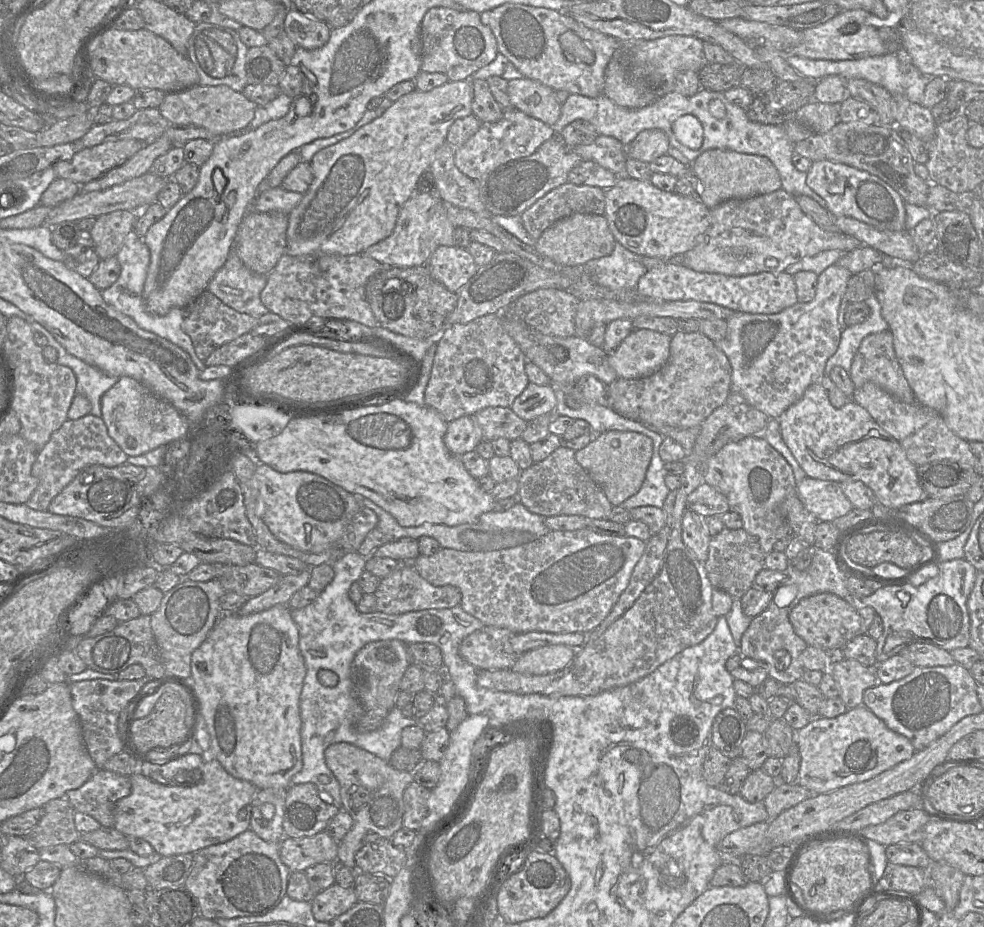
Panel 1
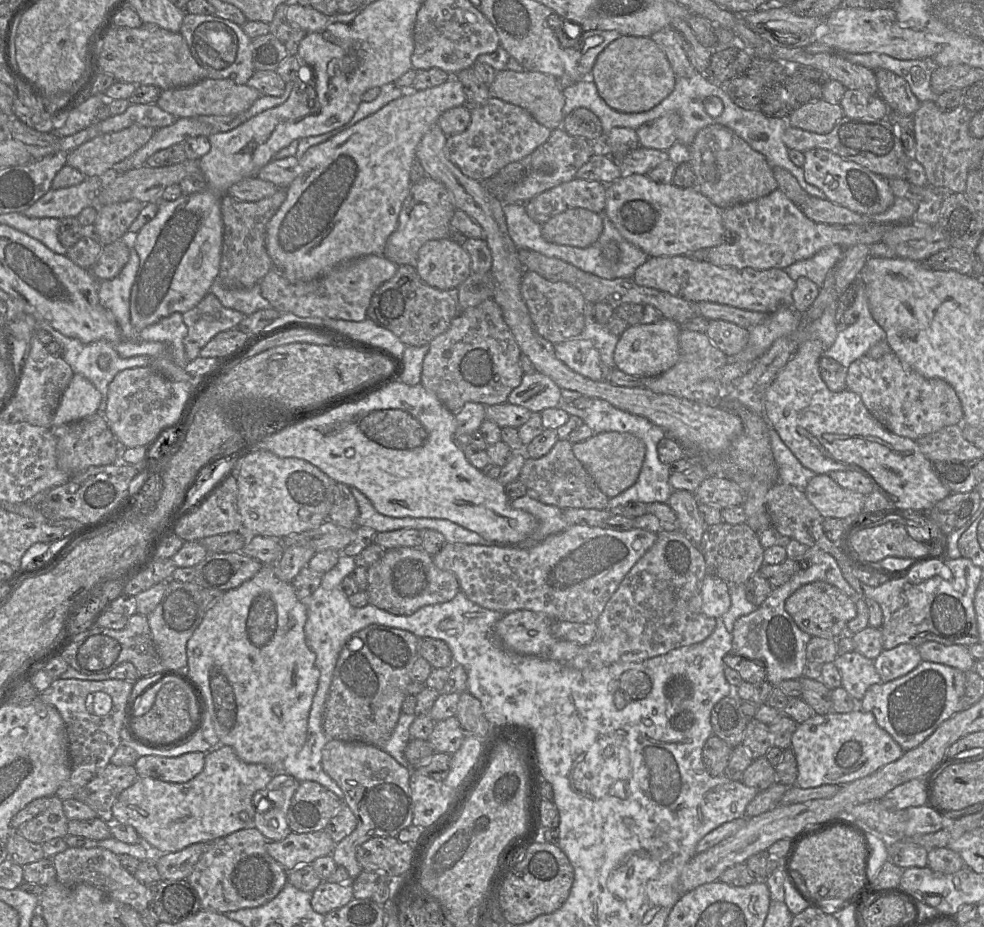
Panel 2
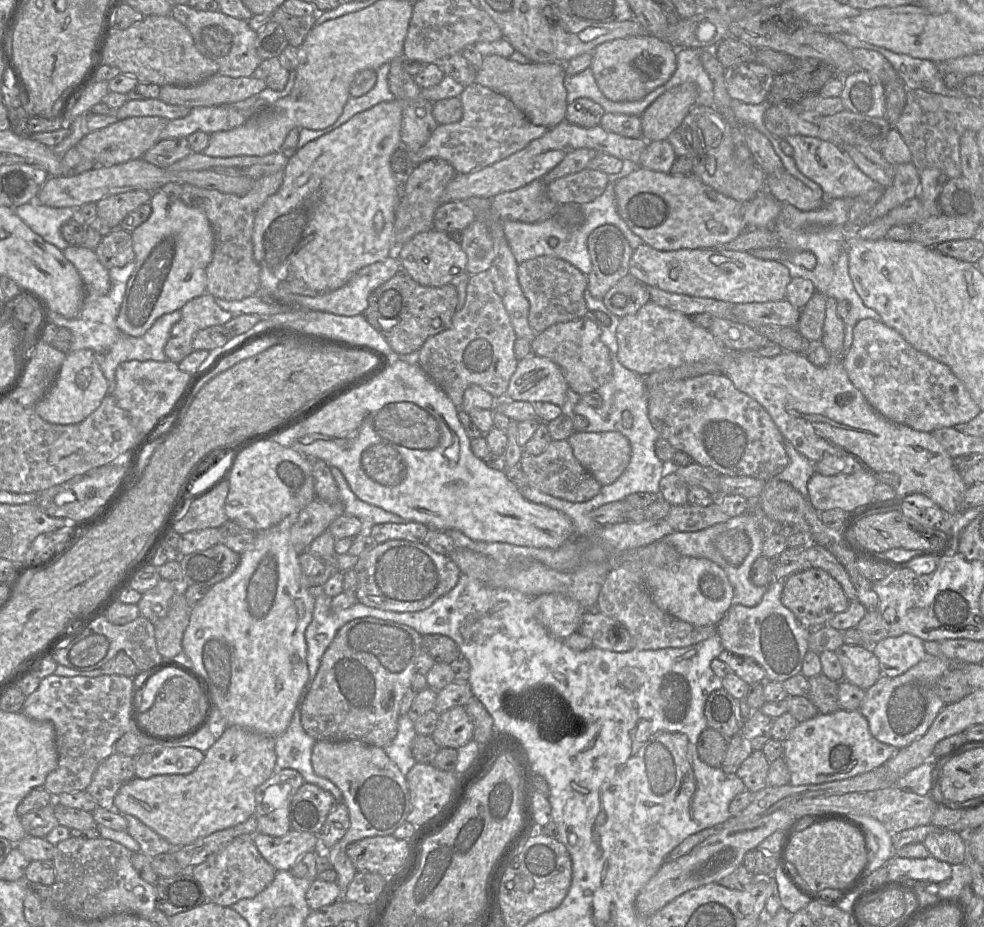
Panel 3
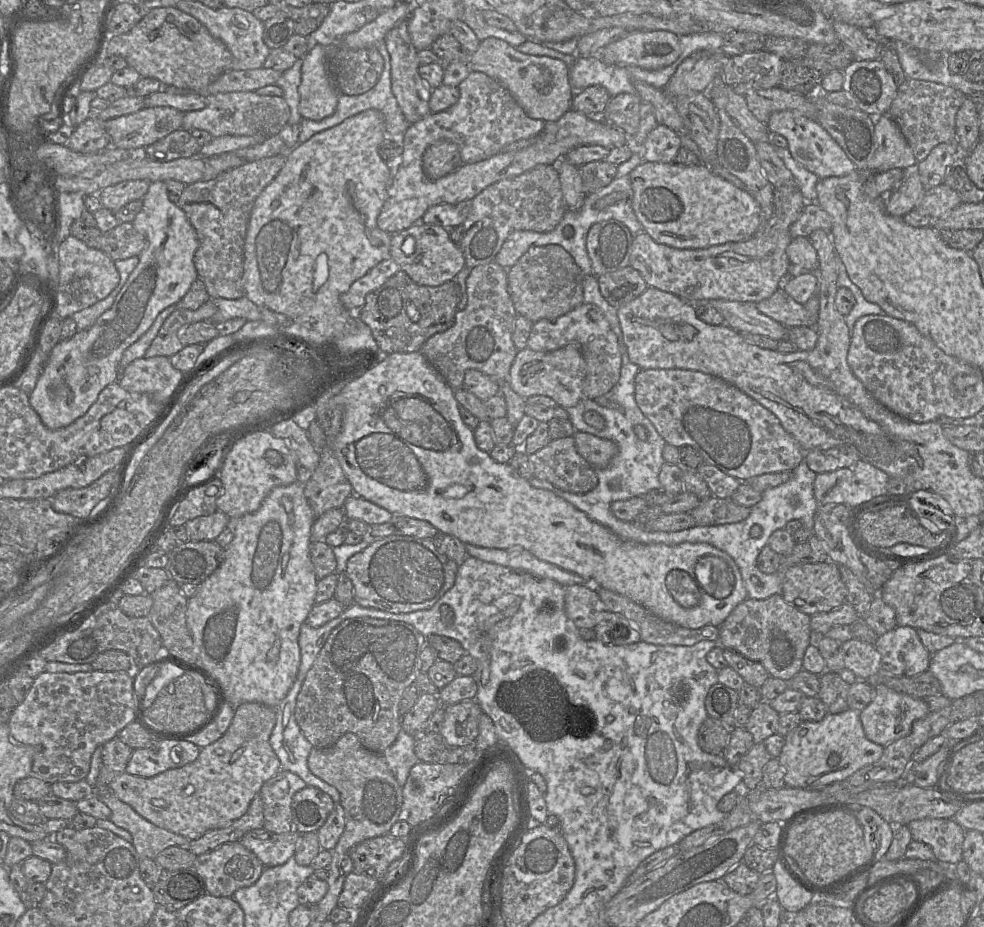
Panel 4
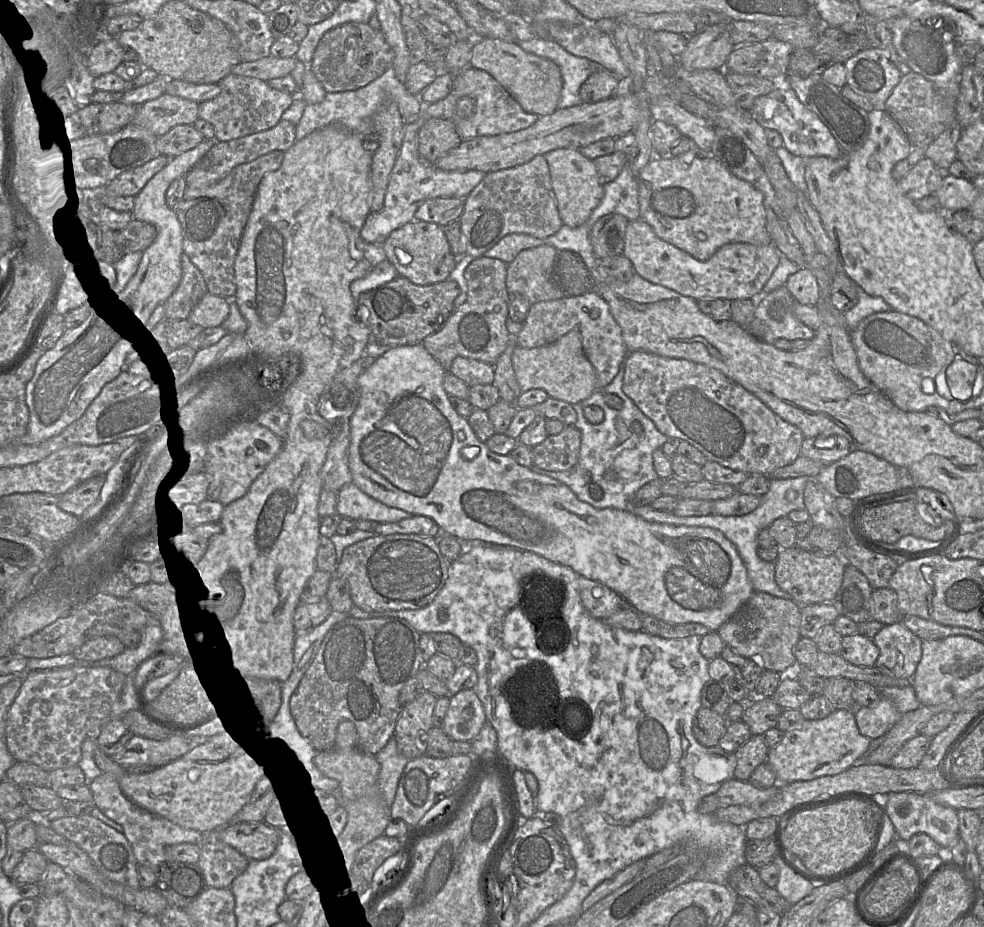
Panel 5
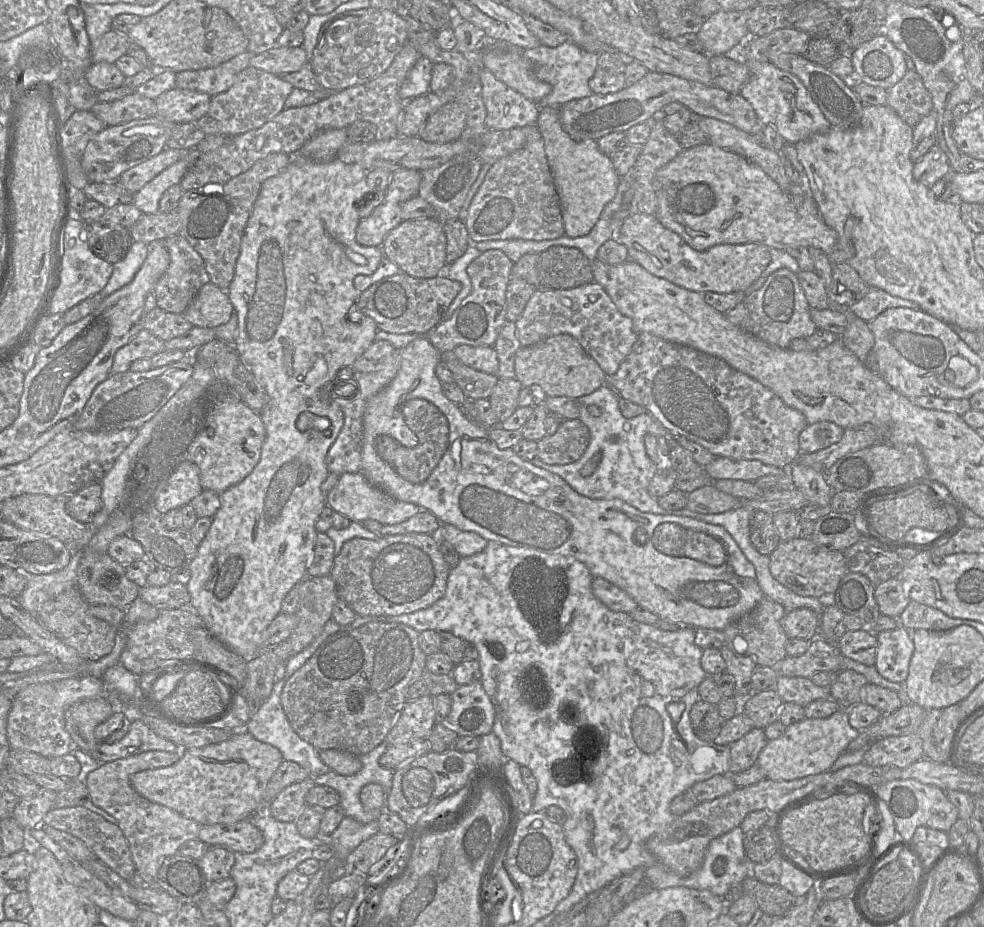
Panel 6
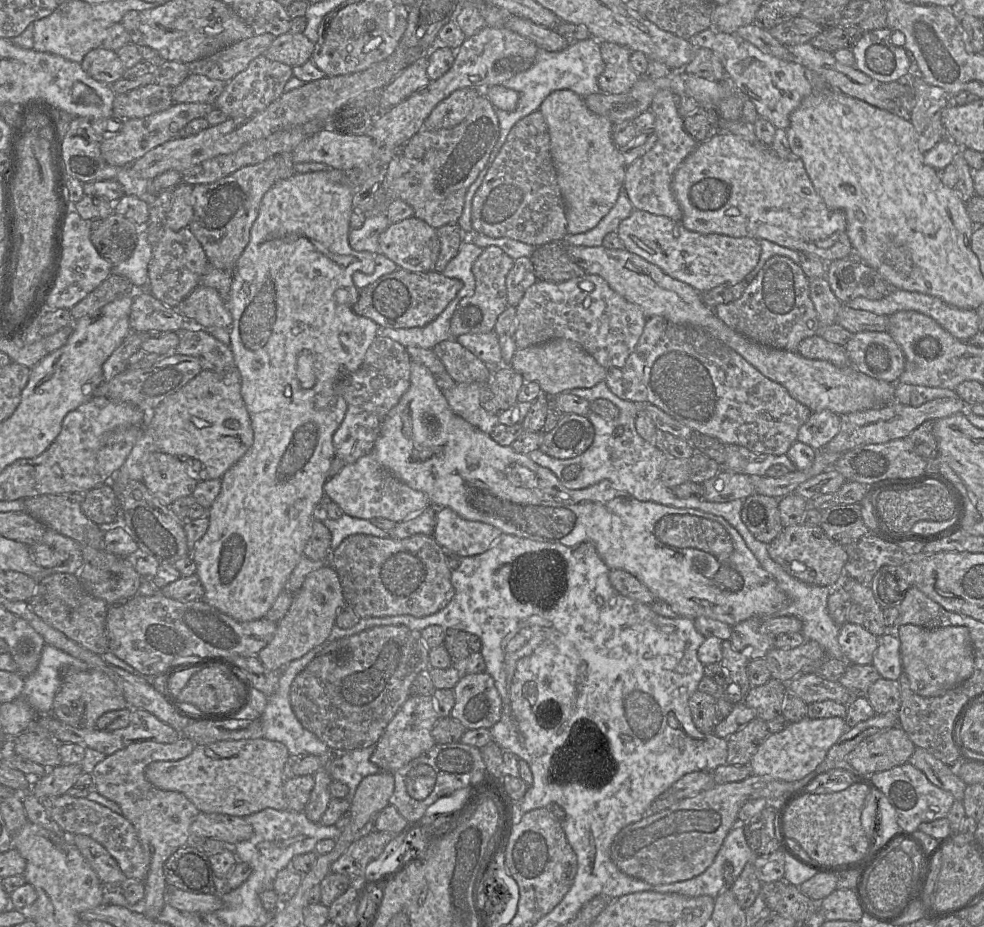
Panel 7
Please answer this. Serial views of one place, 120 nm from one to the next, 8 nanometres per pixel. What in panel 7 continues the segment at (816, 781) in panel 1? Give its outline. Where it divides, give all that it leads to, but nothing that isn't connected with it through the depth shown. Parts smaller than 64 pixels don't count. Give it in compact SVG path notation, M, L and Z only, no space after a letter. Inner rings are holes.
M840 717L811 719L789 723L782 731L770 734L751 757L749 768L752 774L767 776L786 782L806 777L825 760L829 749L847 731L845 719Z

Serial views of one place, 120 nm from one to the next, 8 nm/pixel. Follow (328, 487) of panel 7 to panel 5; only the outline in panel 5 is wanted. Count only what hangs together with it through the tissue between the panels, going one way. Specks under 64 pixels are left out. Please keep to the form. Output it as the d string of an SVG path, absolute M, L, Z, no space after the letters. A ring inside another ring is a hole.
M354 483L343 486L337 493L337 514L353 521L369 520L373 523L393 523L413 515L389 507L361 491Z

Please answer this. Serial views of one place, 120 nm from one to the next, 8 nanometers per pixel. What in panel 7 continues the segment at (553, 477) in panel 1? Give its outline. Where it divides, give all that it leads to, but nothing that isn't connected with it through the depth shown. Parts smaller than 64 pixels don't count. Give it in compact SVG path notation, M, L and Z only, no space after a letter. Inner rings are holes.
M563 414L551 431L543 432L539 449L557 459L575 458L592 445L594 435L594 427L587 416Z

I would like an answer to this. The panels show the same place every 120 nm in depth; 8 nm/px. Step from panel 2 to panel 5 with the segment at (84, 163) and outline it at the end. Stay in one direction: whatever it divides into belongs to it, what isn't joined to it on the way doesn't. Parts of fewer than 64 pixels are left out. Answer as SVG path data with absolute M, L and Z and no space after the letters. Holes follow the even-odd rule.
M163 94L138 106L131 124L160 137L178 125L194 125L199 119L199 104L178 96Z

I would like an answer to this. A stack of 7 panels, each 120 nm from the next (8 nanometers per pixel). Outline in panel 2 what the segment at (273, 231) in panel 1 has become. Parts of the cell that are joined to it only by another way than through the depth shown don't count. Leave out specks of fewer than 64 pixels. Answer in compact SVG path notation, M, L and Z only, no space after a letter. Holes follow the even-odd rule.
M279 188L272 196L256 202L237 200L225 195L221 200L224 225L223 245L218 281L227 289L249 290L273 268L273 262L266 249L266 227L279 207L285 201L287 188Z

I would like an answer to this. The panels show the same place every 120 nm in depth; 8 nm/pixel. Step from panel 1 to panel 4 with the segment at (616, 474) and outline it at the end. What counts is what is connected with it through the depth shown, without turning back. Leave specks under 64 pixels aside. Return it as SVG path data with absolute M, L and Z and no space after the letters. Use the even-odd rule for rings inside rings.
M575 431L573 438L577 452L593 469L608 467L619 450L614 441L590 433Z

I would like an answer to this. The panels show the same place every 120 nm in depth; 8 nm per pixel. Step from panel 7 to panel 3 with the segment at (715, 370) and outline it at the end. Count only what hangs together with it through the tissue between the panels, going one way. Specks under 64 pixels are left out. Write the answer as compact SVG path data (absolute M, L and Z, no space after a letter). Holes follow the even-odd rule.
M721 373L668 381L647 387L648 418L659 433L676 451L685 452L699 465L709 467L724 476L752 477L769 481L789 464L785 439L769 413L754 399L740 392L733 382Z

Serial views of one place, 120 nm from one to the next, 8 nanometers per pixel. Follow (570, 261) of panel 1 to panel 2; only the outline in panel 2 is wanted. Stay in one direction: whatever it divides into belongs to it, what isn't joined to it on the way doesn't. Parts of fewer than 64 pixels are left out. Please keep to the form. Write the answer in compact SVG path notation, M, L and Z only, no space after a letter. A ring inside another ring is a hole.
M570 208L542 225L542 237L547 242L578 248L595 243L602 231L601 216L584 208Z

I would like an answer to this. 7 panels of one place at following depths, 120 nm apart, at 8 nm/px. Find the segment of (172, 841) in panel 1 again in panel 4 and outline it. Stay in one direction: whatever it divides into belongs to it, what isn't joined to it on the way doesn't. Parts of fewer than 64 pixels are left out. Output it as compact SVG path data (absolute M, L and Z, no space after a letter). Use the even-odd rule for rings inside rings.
M255 702L241 704L234 710L226 732L214 743L201 748L195 761L149 778L123 772L110 782L110 790L154 825L195 840L206 832L223 828L243 816L262 785L281 770L280 761L269 743L275 721L275 708Z

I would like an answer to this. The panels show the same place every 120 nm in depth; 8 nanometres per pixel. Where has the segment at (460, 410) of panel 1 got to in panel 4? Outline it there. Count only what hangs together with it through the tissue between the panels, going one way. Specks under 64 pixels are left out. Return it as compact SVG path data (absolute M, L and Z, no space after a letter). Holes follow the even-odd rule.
M495 261L476 266L466 279L467 305L456 312L454 324L430 337L420 352L455 391L463 388L465 372L478 370L500 383L508 380L518 352L512 334L517 312L508 292L507 270Z

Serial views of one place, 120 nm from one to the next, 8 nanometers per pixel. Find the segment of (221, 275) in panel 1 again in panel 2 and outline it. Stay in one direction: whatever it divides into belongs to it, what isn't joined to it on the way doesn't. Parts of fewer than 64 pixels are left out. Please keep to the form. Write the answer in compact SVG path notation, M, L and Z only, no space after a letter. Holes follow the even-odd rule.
M217 277L210 292L217 297L224 307L239 311L246 316L258 310L273 308L270 302L262 296L260 283L249 290L227 289L220 284Z

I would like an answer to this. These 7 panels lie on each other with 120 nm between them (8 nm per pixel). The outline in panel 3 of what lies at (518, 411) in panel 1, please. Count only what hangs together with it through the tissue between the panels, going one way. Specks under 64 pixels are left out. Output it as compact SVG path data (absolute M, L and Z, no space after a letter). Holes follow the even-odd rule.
M531 354L518 361L506 395L513 401L549 402L561 408L568 389L569 385L557 364Z

